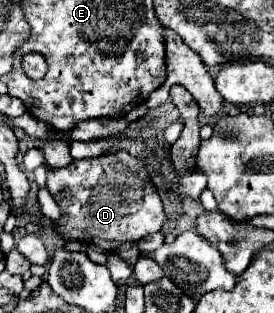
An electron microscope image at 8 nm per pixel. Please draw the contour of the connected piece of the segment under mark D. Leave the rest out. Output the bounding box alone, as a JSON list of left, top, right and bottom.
[48,150,166,251]

